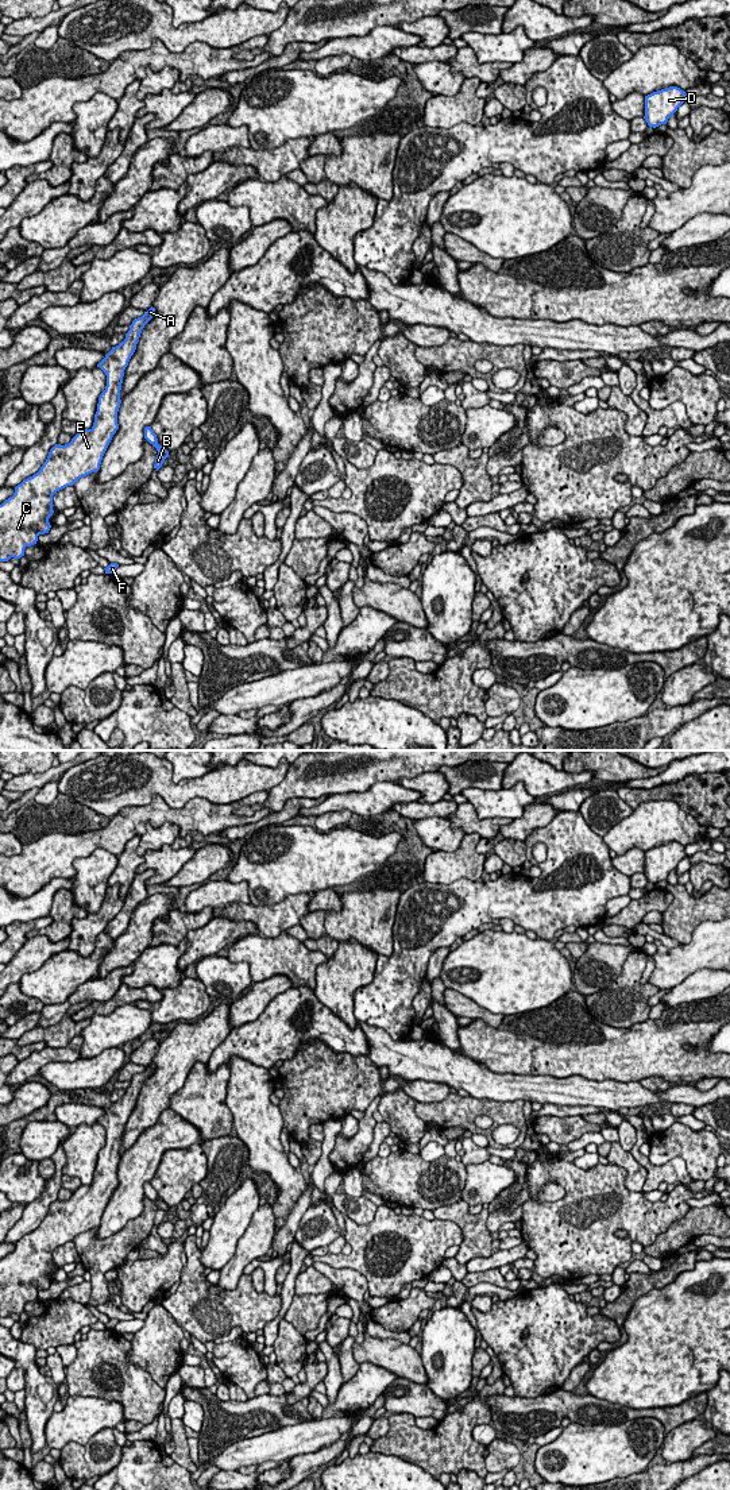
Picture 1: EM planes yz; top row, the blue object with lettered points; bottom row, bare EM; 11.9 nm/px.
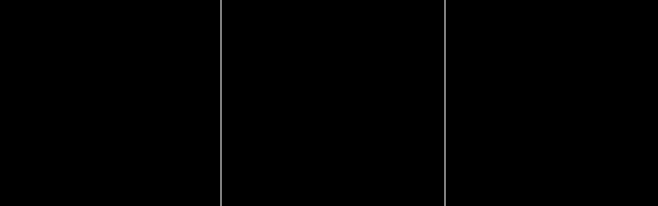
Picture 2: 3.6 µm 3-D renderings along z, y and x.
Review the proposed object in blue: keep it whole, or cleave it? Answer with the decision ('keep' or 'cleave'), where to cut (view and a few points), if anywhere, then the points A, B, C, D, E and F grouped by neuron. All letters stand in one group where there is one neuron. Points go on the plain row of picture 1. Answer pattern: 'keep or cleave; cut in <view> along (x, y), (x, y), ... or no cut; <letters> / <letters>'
cleave; cut in yz along (158, 1208), (165, 1213); A C D E F / B

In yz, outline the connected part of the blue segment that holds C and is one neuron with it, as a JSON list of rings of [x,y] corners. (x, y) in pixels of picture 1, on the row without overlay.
[[[151,1062],[135,1074],[125,1095],[97,1120],[107,1131],[107,1142],[99,1153],[93,1182],[81,1185],[69,1200],[55,1200],[40,1225],[18,1240],[13,1251],[0,1261],[0,1317],[20,1315],[27,1302],[36,1300],[39,1290],[49,1289],[57,1247],[100,1225],[103,1212],[119,1185],[124,1126],[142,1085],[154,1070],[155,1064]]]

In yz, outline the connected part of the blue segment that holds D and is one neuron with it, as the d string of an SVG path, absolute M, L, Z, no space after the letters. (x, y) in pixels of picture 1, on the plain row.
M669 842L645 852L645 877L649 883L667 880L677 864L687 857L685 848L677 842Z

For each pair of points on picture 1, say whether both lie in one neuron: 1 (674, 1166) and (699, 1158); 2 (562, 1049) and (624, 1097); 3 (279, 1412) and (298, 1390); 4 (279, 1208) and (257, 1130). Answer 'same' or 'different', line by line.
1: different
2: different
3: different
4: same

